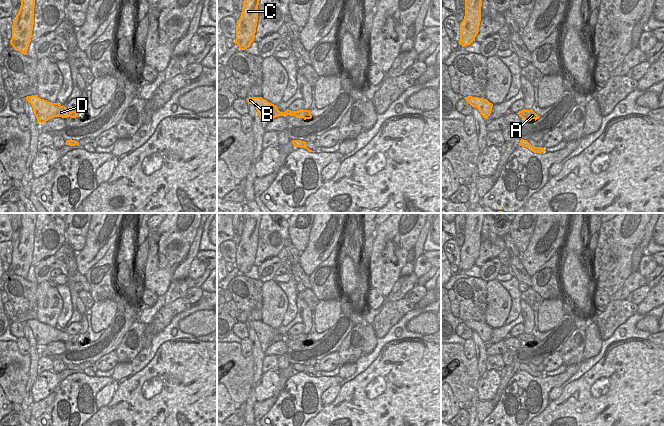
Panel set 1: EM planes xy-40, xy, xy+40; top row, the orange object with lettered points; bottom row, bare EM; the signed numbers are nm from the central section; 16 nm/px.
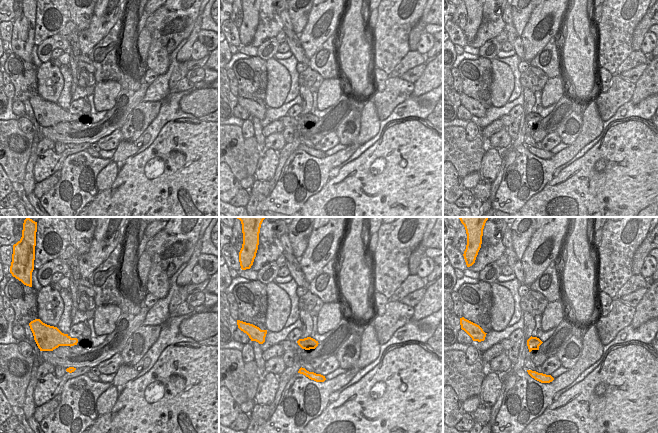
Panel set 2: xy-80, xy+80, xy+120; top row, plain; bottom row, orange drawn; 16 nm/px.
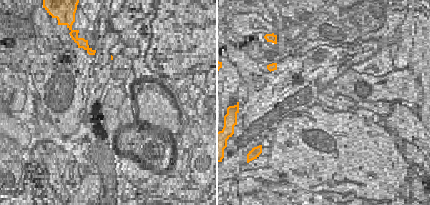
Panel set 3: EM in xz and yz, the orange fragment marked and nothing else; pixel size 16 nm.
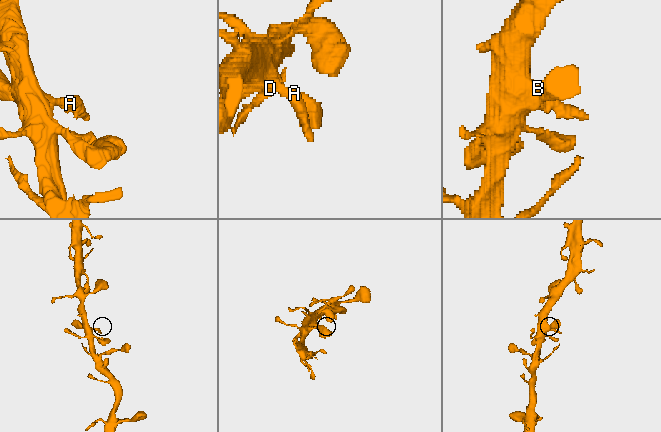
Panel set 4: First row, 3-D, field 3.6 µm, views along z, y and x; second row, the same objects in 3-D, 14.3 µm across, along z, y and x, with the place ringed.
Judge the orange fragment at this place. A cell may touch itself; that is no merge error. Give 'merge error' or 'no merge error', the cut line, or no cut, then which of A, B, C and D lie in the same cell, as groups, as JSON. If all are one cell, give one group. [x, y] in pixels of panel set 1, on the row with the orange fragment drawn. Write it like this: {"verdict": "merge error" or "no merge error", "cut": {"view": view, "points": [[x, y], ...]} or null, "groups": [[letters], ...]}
{"verdict": "no merge error", "cut": null, "groups": [["A", "B", "C", "D"]]}

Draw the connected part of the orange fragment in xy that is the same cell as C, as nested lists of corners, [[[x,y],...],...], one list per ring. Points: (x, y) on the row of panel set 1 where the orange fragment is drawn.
[[[244,0],[242,12],[236,25],[235,44],[245,50],[254,41],[258,22],[258,5],[260,0]]]

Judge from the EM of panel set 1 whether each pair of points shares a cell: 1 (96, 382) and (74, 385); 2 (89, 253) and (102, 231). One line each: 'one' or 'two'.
1: one
2: one

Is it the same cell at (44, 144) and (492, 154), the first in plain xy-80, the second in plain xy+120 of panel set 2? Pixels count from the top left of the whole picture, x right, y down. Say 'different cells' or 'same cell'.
different cells

